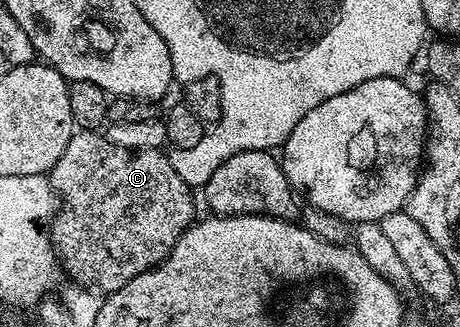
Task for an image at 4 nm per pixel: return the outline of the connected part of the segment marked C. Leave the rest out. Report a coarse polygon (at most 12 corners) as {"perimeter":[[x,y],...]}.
{"perimeter":[[77,129],[50,241],[104,296],[198,218],[163,149]]}

